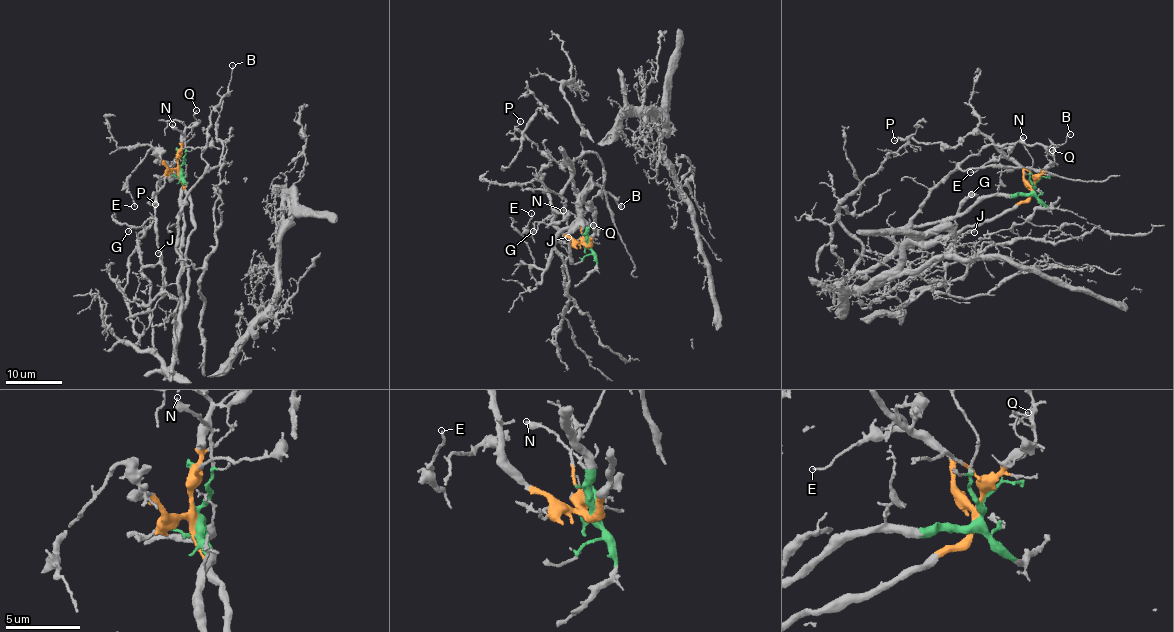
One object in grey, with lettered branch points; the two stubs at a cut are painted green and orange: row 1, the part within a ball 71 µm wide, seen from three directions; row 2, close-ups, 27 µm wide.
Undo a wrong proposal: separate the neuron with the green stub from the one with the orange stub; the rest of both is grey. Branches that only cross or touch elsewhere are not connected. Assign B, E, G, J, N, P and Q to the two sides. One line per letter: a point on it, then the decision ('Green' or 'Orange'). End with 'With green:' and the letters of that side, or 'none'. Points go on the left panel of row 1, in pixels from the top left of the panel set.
B: Place: (232, 65). Green
E: Place: (134, 206). Orange
G: Place: (128, 231). Green
J: Place: (158, 253). Green
N: Place: (172, 124). Green
P: Place: (155, 204). Orange
Q: Place: (196, 110). Orange
With green: B, G, J, N

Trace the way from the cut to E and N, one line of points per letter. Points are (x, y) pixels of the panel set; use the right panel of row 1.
E: (1033, 188), (1025, 179), (1023, 170), (1007, 156), (1010, 145), (1002, 149), (1006, 155), (986, 161), (971, 172)
N: (1033, 188), (1030, 177), (1033, 158), (1024, 145), (1023, 136)

